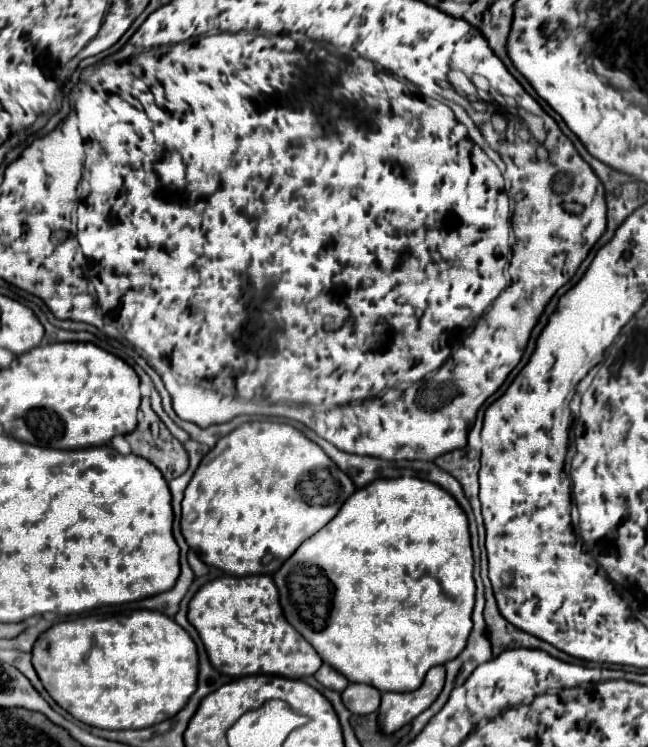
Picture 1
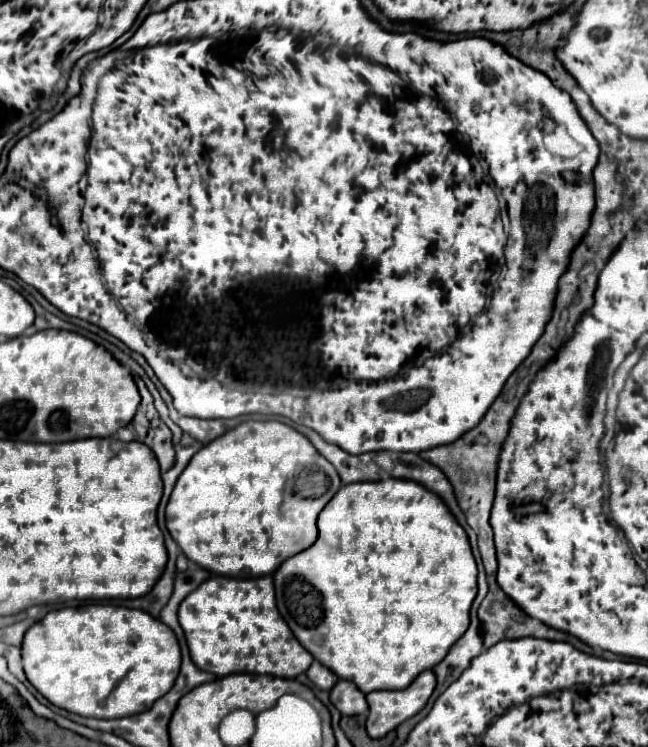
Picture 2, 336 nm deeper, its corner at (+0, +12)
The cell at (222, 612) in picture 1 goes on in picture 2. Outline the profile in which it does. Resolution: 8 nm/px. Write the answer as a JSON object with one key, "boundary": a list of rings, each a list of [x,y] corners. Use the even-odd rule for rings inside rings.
{"boundary":[[[211,576],[179,604],[177,616],[185,632],[185,640],[193,664],[197,664],[197,668],[205,668],[205,672],[215,672],[215,676],[229,676],[219,672],[249,672],[249,674],[281,672],[281,678],[295,678],[307,672],[307,668],[313,662],[313,656],[297,642],[297,638],[293,636],[293,632],[277,612],[275,588],[271,576],[261,576],[251,580]]]}

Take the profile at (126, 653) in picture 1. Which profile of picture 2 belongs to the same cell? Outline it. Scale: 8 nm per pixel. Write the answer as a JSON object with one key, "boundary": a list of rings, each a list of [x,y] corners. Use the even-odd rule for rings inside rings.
{"boundary":[[[103,603],[51,610],[25,632],[21,656],[27,680],[43,698],[57,708],[91,718],[121,718],[145,712],[157,696],[165,696],[165,692],[169,692],[177,678],[177,664],[181,664],[179,644],[169,626],[143,610]]]}

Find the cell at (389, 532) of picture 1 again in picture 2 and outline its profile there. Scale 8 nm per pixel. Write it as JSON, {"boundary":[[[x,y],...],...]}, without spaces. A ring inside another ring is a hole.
{"boundary":[[[393,478],[379,480],[379,482],[341,486],[339,492],[323,508],[319,516],[317,542],[309,546],[307,550],[299,552],[297,556],[285,560],[285,564],[281,564],[281,568],[277,568],[277,572],[273,574],[273,580],[275,580],[275,590],[277,590],[277,608],[283,620],[287,622],[287,626],[291,628],[291,632],[297,636],[299,644],[307,652],[313,652],[313,658],[325,664],[333,674],[357,684],[357,688],[363,694],[369,694],[373,690],[403,690],[423,670],[429,670],[435,664],[439,664],[449,652],[449,648],[469,628],[469,610],[477,596],[477,564],[471,554],[471,546],[469,546],[465,530],[449,514],[449,508],[443,504],[439,496],[433,496],[433,492],[425,492],[421,484],[413,484],[411,480],[393,480]]]}

